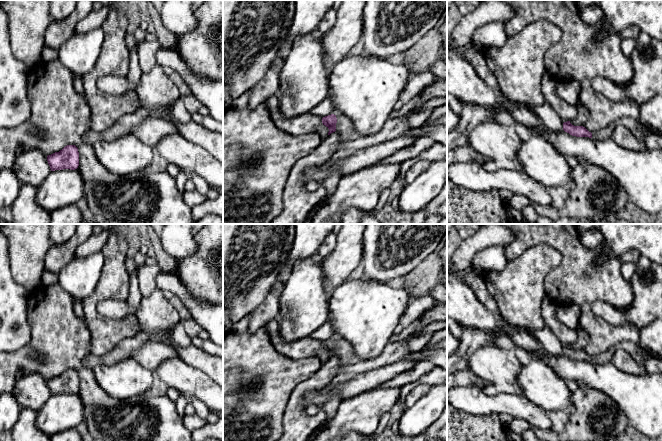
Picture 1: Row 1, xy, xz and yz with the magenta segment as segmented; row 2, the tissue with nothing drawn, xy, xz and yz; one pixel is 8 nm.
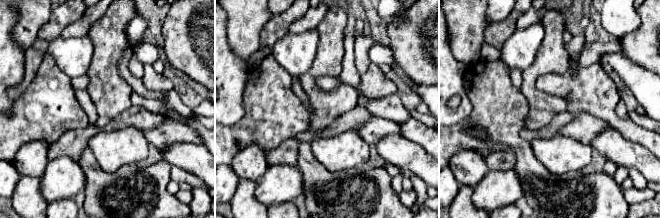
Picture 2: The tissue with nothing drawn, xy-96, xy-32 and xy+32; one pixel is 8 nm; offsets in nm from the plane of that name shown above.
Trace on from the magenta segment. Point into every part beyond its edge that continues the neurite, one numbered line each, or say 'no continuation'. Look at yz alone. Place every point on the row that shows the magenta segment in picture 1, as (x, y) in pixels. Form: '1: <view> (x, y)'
1: yz (606, 132)

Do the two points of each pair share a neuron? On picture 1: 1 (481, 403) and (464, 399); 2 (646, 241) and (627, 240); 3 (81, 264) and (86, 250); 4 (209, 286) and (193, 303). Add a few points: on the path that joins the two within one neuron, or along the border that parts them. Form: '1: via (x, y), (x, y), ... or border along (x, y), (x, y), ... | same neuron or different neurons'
1: via (477, 402), (468, 399) | same neuron
2: via (641, 240), (632, 240) | same neuron
3: border along (100, 251), (75, 257) | different neurons
4: border along (181, 282), (196, 297), (212, 304) | different neurons

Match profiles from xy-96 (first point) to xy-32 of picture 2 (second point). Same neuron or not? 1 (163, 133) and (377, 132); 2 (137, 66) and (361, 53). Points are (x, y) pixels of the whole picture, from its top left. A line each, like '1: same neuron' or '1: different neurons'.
1: same neuron
2: same neuron

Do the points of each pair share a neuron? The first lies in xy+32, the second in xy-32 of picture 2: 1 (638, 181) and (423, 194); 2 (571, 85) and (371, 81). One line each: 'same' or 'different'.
1: same
2: same

